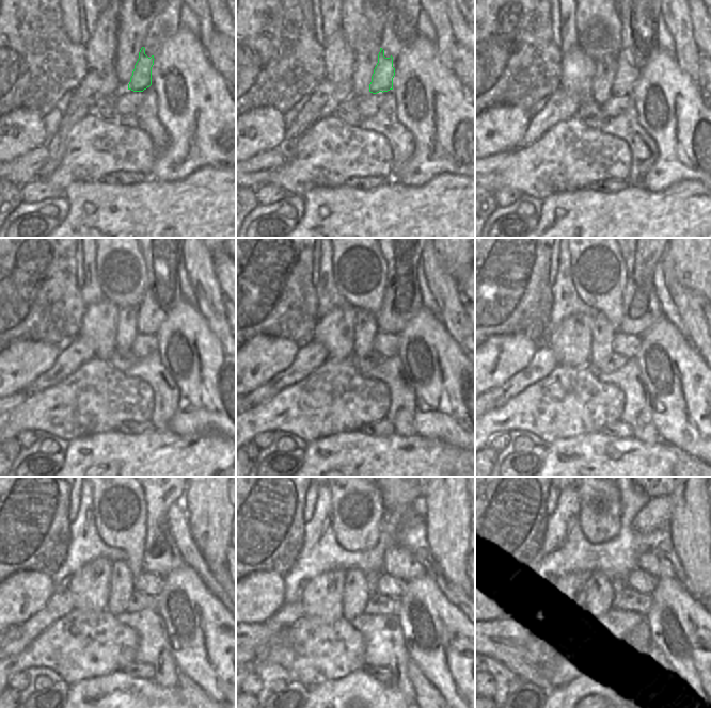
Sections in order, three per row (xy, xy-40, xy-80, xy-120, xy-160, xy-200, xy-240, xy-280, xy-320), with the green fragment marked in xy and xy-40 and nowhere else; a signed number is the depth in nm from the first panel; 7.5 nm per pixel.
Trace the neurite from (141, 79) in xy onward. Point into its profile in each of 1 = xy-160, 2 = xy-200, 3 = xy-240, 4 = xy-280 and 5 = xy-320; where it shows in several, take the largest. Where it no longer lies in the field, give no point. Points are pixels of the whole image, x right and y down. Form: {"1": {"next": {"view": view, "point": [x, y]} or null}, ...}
{"1": {"next": {"view": "xy-160", "point": [391, 318]}}, "2": {"next": {"view": "xy-200", "point": [638, 316]}}, "3": {"next": {"view": "xy-240", "point": [161, 556]}}, "4": {"next": {"view": "xy-280", "point": [399, 561]}}, "5": {"next": {"view": "xy-320", "point": [658, 567]}}}

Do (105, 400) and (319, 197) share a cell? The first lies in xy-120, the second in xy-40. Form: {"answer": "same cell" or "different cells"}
{"answer": "different cells"}

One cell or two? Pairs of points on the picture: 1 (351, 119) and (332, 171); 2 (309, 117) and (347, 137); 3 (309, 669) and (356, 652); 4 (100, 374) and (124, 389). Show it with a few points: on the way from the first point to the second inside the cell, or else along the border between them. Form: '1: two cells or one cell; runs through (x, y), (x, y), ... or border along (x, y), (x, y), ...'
1: two cells; border along (333, 114), (349, 125), (358, 126)
2: two cells; border along (332, 114), (316, 121), (298, 139)
3: one cell; runs through (320, 657), (326, 652), (344, 652)
4: one cell; runs through (106, 380), (115, 389), (119, 389)

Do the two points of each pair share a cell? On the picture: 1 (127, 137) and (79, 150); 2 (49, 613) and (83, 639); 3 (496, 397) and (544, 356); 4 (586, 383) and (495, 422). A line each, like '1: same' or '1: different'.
1: same
2: different
3: same
4: same

